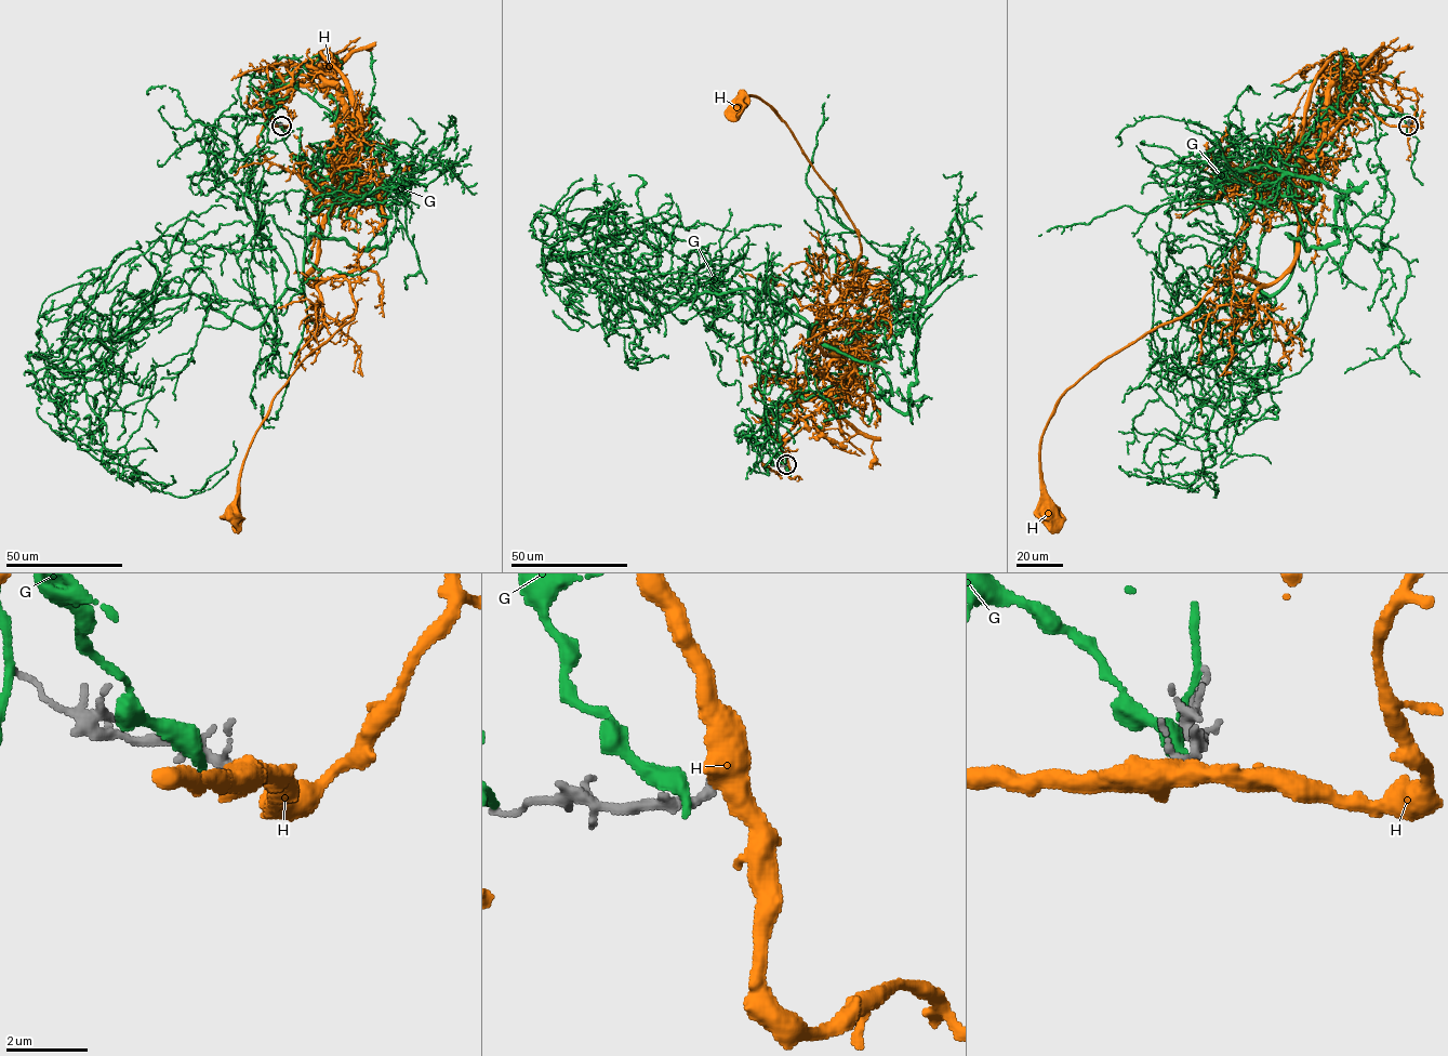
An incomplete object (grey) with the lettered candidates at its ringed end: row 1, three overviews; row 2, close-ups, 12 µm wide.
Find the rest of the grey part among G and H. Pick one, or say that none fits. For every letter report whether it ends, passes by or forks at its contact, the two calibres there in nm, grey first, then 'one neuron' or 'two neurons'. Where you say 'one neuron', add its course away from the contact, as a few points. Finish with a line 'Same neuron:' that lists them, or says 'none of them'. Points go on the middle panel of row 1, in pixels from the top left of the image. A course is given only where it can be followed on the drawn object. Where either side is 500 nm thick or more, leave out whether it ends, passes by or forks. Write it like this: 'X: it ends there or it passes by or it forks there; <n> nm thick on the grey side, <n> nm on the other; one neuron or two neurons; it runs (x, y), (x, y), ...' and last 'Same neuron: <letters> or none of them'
G: 280 nm thick on the grey side, 550 nm on the other; two neurons
H: 200 nm thick on the grey side, 550 nm on the other; two neurons
Same neuron: none of them

